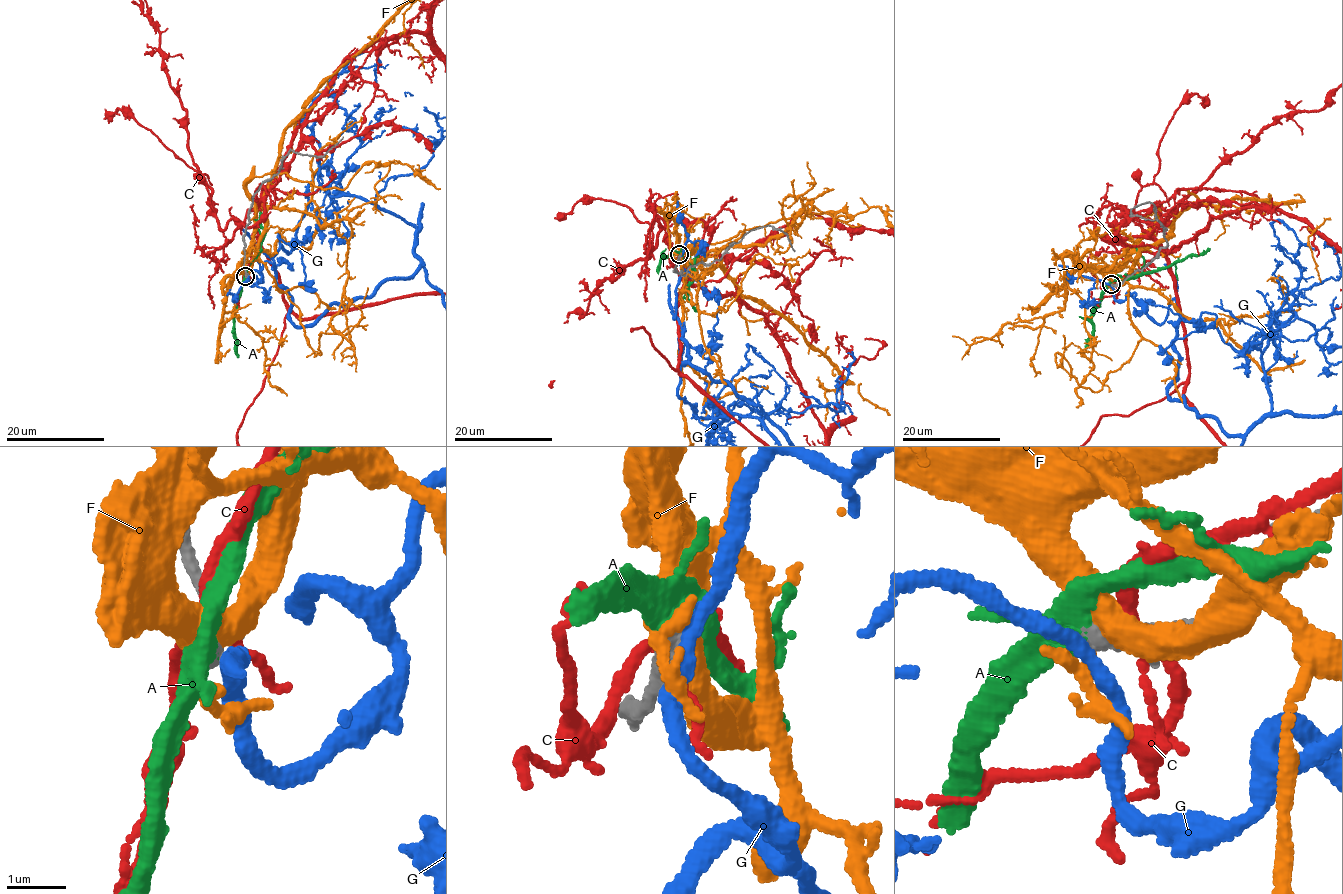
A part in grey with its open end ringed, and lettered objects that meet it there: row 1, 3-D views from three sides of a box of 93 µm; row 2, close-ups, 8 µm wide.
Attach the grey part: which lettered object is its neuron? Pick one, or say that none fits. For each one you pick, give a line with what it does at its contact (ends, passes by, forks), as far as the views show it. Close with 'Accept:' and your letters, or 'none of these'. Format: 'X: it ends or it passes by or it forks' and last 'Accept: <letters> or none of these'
A: it forks
Accept: A

